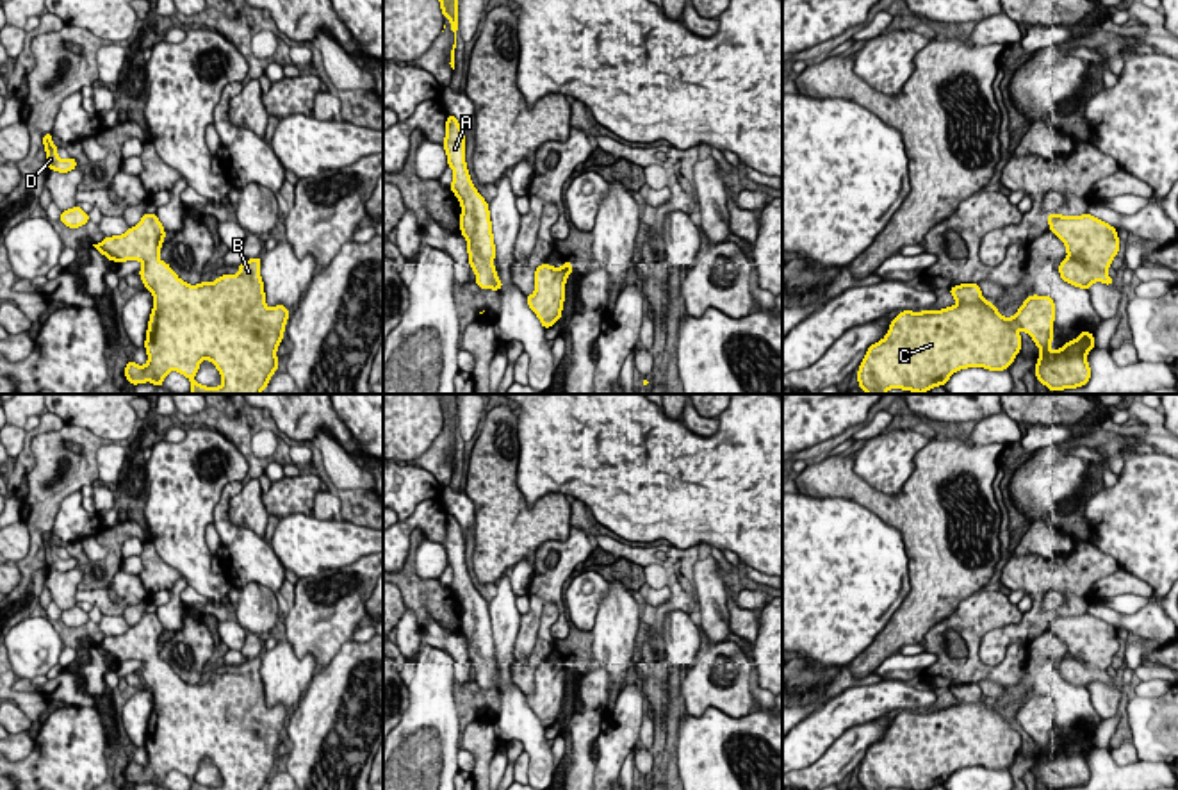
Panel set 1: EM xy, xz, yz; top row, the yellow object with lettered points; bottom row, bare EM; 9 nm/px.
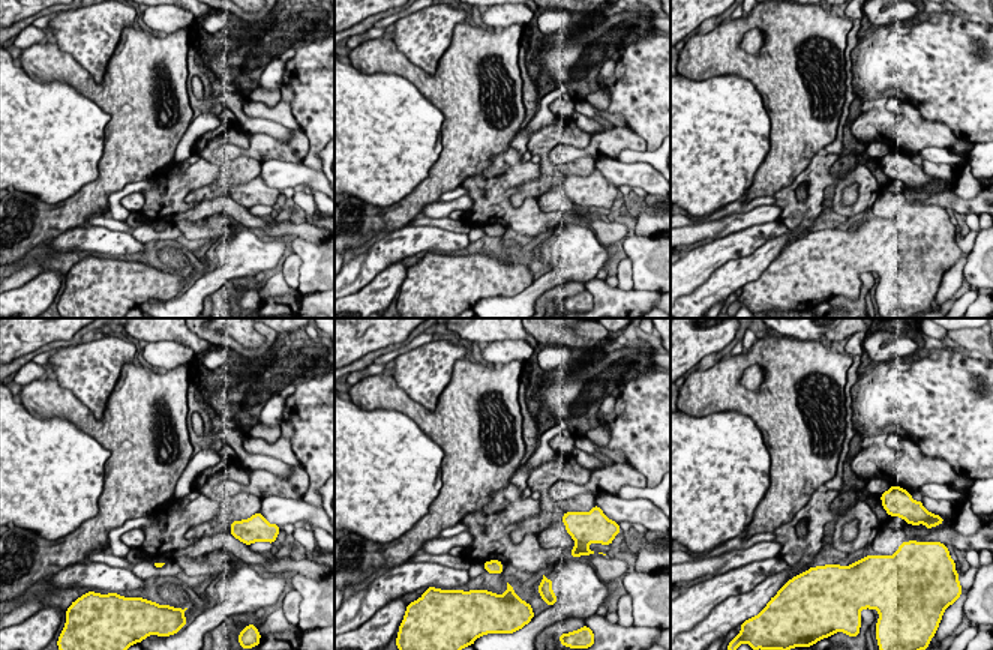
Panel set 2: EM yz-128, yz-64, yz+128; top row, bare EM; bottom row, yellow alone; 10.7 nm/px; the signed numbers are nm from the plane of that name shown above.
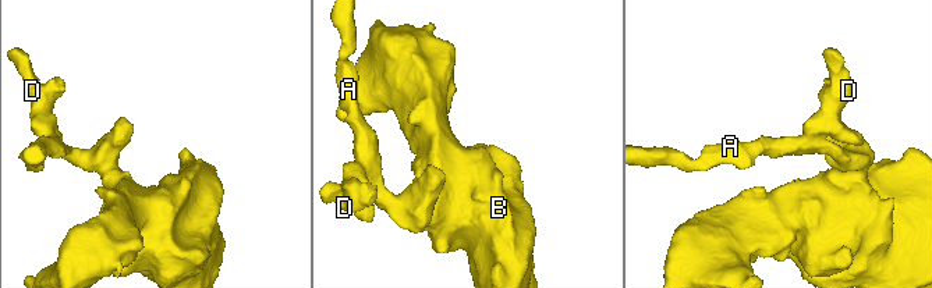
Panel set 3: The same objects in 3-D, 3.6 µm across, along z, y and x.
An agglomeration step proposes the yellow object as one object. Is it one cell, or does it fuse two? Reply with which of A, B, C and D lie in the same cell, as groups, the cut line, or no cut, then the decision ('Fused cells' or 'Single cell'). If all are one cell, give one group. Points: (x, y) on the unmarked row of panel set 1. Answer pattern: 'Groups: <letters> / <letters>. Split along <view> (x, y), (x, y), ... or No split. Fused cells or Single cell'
Groups: A B C D. No split. Single cell

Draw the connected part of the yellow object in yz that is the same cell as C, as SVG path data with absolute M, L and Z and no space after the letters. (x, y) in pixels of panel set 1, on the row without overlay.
M962 683L950 688L950 694L957 699L953 706L943 710L923 710L923 712L900 712L893 720L886 733L886 737L873 745L868 747L857 772L859 786L864 790L889 790L889 788L904 788L904 790L930 790L937 785L946 785L948 778L966 767L986 767L989 770L1003 770L1007 769L1016 753L1021 751L1021 735L1018 729L1025 729L1041 749L1037 765L1034 772L1037 779L1044 783L1050 790L1075 788L1087 785L1091 778L1091 769L1087 763L1087 753L1094 747L1094 735L1089 731L1082 731L1076 740L1068 740L1064 747L1057 751L1050 749L1053 740L1053 719L1055 719L1055 703L1050 695L1027 695L1025 703L1019 710L1007 719L1002 715L991 701L982 697L982 690L978 683Z

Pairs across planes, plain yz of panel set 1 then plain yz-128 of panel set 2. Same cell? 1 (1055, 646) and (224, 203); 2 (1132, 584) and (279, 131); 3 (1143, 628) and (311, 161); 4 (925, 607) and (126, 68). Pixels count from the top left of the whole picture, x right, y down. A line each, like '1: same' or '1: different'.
1: same
2: different
3: different
4: same

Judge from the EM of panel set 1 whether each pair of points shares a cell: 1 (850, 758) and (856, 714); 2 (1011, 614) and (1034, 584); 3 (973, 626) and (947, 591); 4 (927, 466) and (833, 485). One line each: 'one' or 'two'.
1: two
2: two
3: two
4: one

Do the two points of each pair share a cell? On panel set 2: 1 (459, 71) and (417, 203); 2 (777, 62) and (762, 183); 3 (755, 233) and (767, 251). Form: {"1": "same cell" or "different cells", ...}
{"1": "same cell", "2": "same cell", "3": "different cells"}

